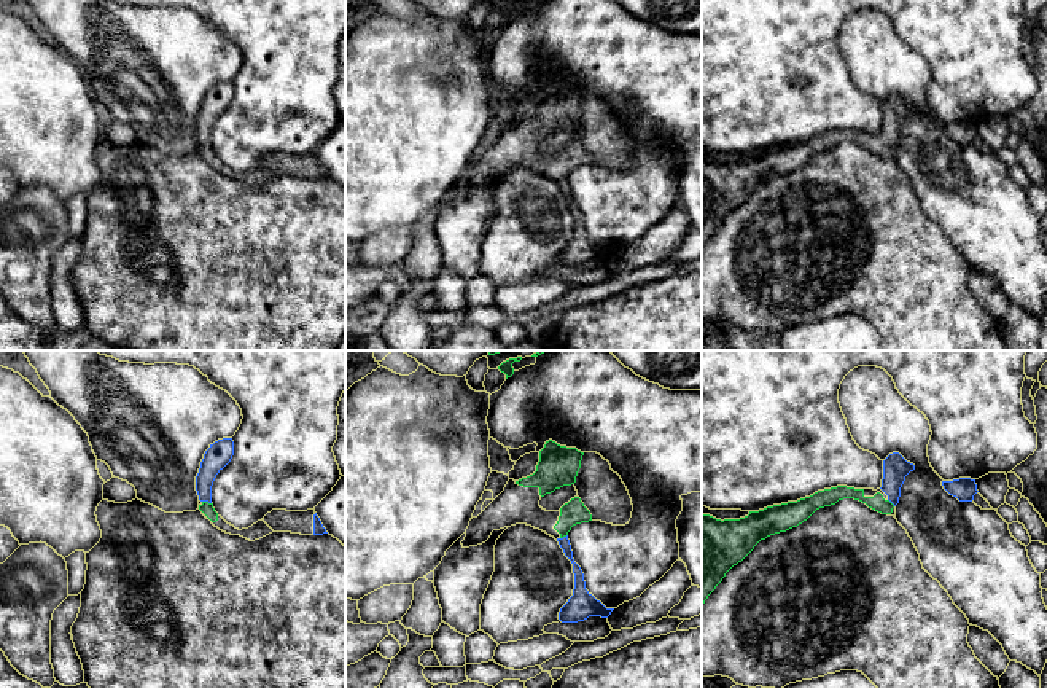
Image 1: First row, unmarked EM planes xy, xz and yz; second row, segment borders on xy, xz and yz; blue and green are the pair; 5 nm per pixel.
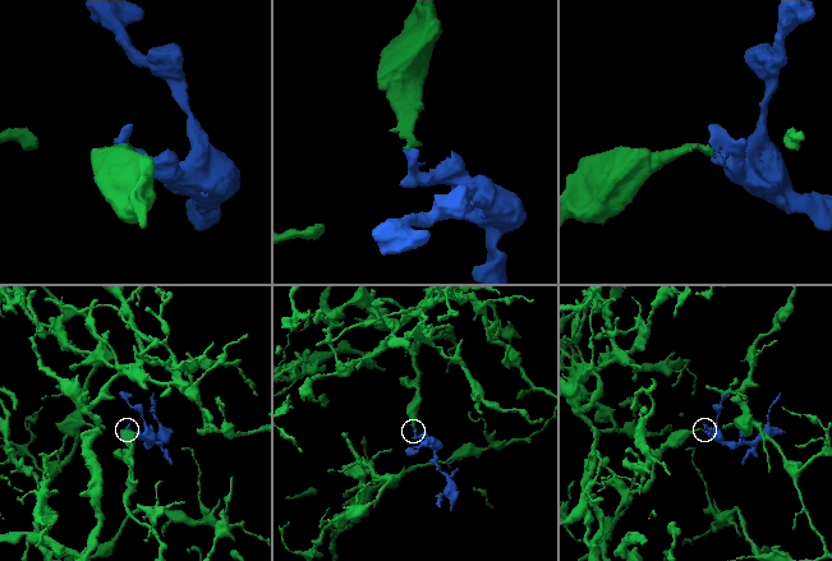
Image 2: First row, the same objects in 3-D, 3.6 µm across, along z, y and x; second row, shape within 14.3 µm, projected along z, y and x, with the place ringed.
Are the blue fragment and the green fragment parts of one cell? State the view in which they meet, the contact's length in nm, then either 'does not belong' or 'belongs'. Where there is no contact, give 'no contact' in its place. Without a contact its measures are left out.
xy | 50 nm | belongs

